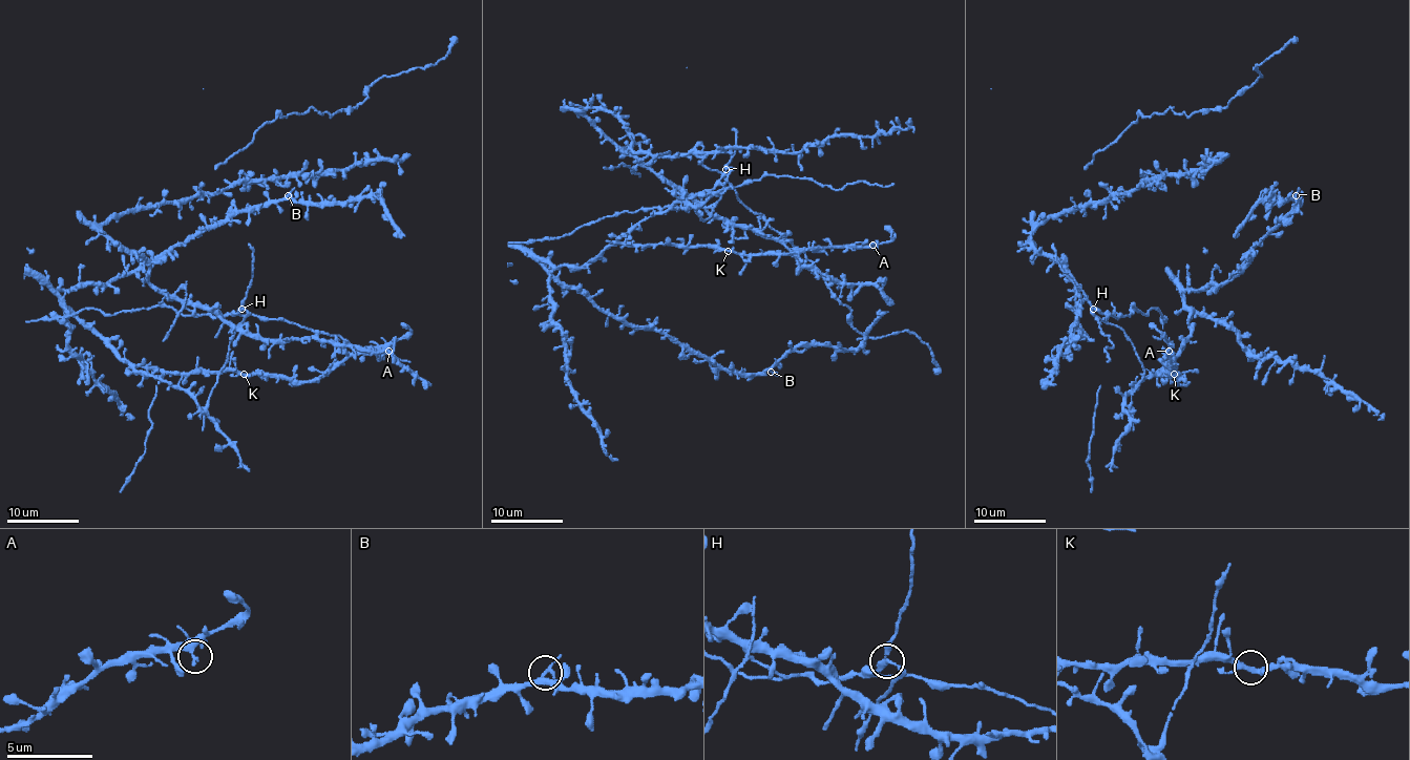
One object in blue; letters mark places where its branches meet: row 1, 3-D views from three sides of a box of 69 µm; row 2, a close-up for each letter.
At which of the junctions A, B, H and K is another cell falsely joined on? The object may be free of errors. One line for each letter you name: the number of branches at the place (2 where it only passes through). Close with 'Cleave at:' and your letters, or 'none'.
H: branches 3
Cleave at: H

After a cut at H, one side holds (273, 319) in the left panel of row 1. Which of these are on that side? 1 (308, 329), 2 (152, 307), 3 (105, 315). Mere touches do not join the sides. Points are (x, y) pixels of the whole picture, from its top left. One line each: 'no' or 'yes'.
1: yes
2: yes
3: yes

